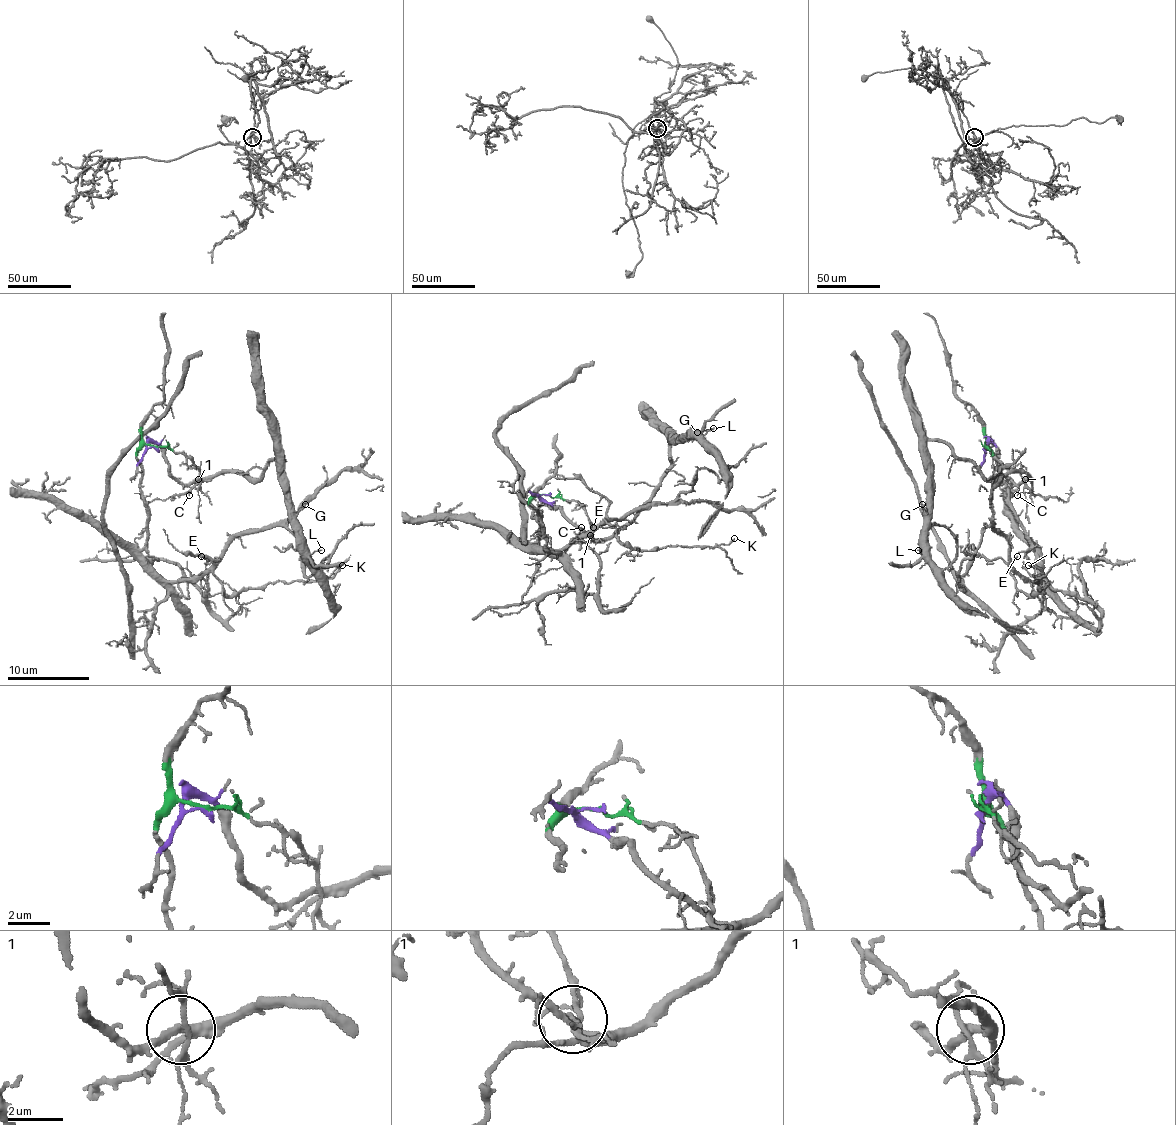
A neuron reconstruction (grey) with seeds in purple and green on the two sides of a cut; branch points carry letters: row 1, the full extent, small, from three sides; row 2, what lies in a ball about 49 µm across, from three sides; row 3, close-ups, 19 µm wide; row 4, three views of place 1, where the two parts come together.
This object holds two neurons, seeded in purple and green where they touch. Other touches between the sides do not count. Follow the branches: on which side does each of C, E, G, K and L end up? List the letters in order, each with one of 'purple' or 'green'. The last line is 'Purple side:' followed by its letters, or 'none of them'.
C: purple
E: green
G: purple
K: green
L: purple
Purple side: C, G, L

